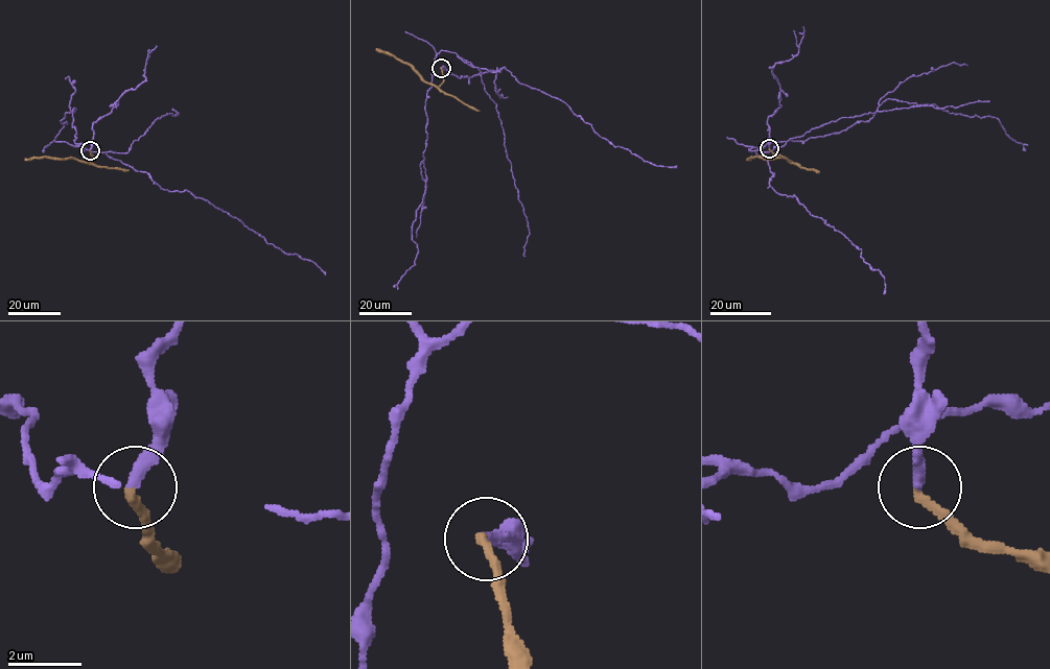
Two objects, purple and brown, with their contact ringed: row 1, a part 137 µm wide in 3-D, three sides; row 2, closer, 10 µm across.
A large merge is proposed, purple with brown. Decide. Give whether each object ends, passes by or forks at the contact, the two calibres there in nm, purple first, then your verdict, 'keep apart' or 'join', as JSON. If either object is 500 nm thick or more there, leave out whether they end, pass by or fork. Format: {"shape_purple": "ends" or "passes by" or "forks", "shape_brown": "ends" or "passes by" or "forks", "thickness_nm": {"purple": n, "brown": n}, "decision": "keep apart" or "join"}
{"shape_purple": "ends", "shape_brown": "ends", "thickness_nm": {"purple": 360, "brown": 240}, "decision": "join"}

